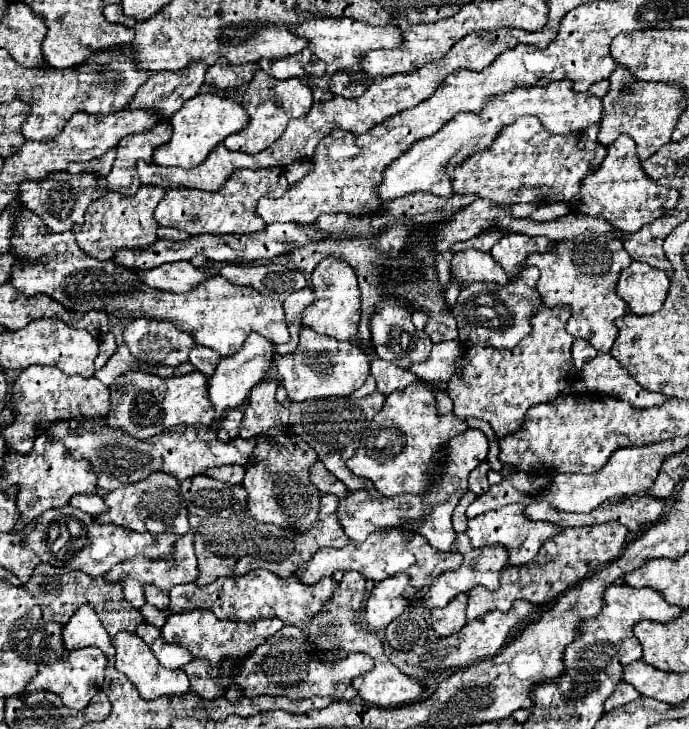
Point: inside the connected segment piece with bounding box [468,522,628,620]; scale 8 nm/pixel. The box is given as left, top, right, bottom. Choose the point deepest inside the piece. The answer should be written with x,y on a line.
565,559

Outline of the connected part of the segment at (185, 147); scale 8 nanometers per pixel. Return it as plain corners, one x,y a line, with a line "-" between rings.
198,94
188,100
172,118
170,124
174,128
172,140
160,146
154,152
154,162
158,166
180,166
180,168
194,168
206,160
210,150
220,144
230,134
238,134
248,126
248,114
236,100
226,100
216,94

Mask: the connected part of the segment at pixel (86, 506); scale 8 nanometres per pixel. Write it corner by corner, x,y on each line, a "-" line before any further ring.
74,494
74,496
70,498
70,506
78,508
78,510
90,514
90,516
98,516
98,514
102,514
104,510
108,510
108,508
104,506
102,496
98,496
98,494

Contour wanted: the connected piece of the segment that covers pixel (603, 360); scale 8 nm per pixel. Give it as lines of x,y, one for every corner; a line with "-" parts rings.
598,353
594,360
588,360
580,372
586,388
592,392
604,392
608,396
626,400
632,406
656,406
668,400
662,394
646,392
609,353

